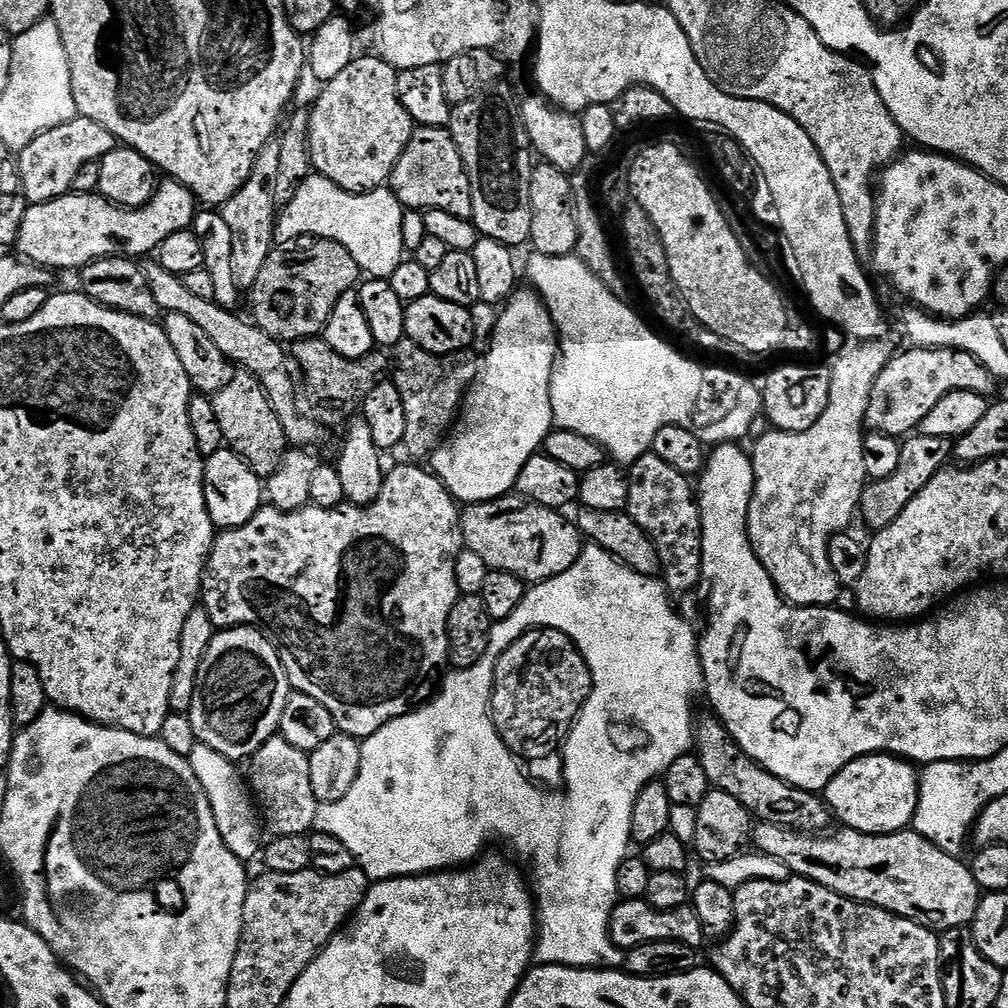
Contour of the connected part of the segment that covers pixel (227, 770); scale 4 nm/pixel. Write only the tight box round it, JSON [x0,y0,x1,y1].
[188,743,264,862]

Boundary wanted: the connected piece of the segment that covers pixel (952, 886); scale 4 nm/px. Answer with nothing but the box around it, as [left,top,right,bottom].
[751,822,982,930]

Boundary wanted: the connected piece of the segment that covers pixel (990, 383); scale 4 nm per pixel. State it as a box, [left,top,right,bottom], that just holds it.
[865,348,998,438]

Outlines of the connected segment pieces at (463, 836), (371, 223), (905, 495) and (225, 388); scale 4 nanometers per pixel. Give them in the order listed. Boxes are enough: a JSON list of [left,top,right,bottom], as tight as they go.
[[315,542,704,968],[275,174,406,280],[858,435,953,530],[211,370,290,478]]

